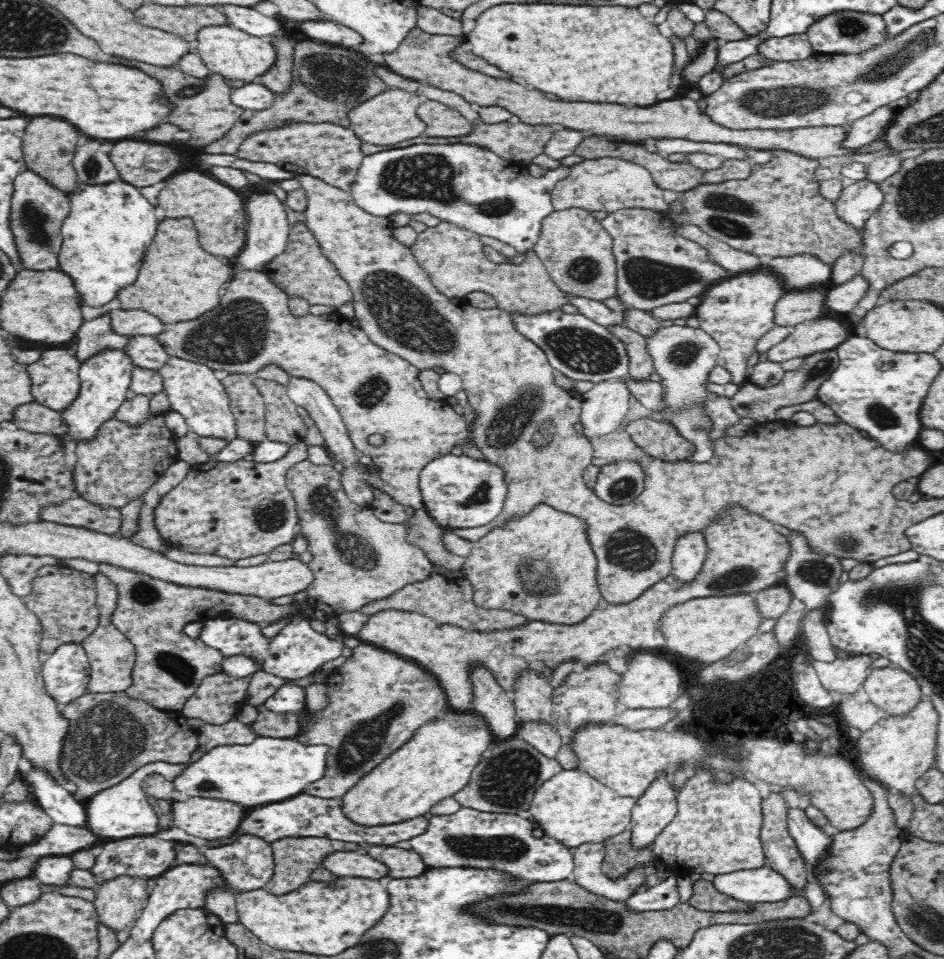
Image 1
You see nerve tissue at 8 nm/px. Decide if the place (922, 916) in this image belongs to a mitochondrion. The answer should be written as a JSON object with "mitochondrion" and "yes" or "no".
{"mitochondrion":"yes"}

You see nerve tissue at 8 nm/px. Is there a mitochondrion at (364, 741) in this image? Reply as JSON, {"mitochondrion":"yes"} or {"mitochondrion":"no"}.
{"mitochondrion":"yes"}

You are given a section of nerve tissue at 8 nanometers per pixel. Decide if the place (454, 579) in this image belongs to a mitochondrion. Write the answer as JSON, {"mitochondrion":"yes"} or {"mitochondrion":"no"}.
{"mitochondrion":"no"}

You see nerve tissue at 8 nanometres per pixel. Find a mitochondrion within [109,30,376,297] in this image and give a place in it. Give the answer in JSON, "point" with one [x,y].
{"point":[340,79]}

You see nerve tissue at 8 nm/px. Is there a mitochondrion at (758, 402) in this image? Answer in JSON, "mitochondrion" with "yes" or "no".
{"mitochondrion":"yes"}

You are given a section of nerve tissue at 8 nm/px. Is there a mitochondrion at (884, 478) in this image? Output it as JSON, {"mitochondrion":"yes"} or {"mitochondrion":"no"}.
{"mitochondrion":"no"}

